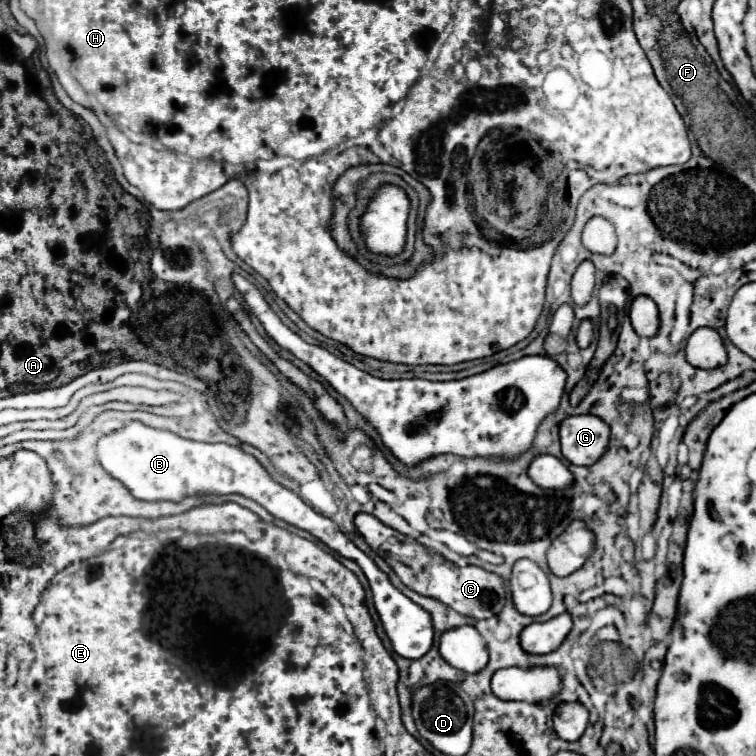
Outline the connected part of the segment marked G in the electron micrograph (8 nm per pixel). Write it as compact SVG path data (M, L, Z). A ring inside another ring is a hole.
M570 415L560 423L562 455L572 465L594 465L608 449L610 429L594 415Z

